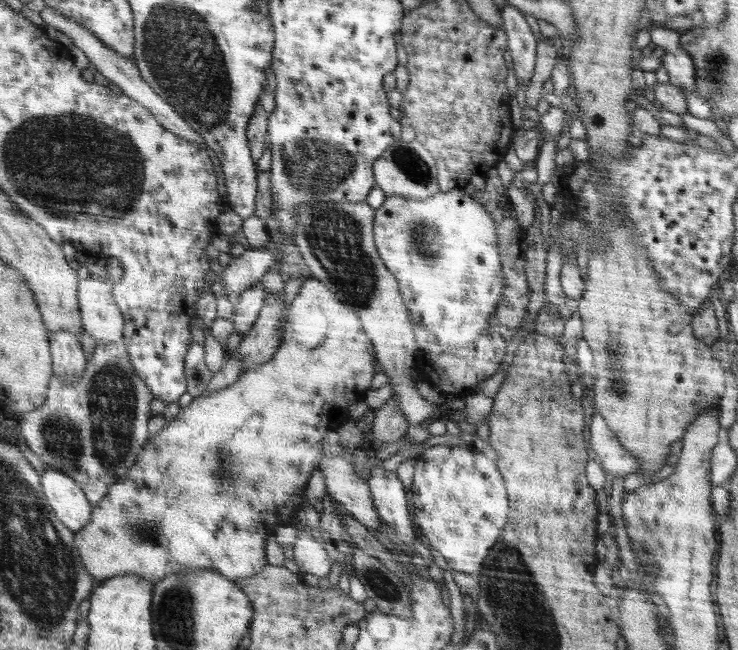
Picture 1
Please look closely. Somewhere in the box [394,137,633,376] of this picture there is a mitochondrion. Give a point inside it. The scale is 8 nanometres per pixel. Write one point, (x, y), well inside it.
(424, 241)

